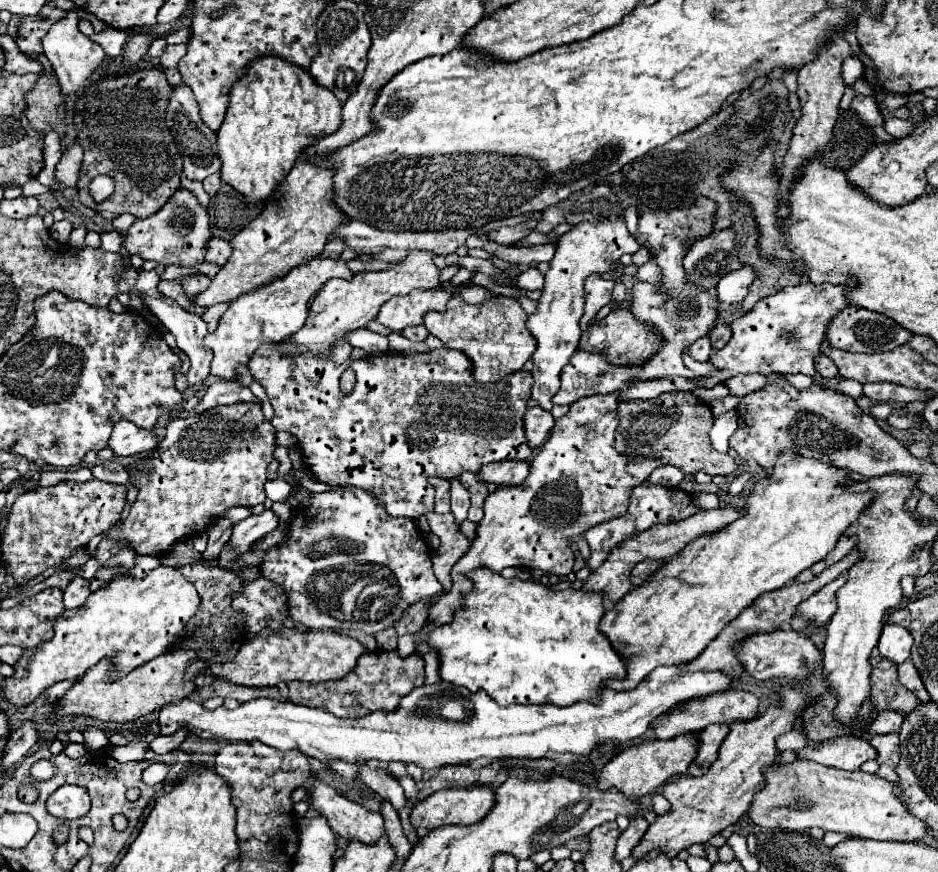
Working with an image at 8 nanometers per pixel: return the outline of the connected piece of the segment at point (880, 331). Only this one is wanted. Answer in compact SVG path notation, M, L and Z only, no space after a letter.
M846 306L844 310L836 314L836 318L832 318L832 324L828 324L826 328L826 340L830 342L832 348L840 348L848 352L864 352L864 354L894 350L906 344L910 336L912 334L906 328L902 328L900 324L896 324L892 318L860 308L860 306Z

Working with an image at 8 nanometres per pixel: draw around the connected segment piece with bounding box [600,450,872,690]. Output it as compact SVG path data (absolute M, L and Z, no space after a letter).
M782 450L772 474L754 482L752 492L746 496L744 514L738 522L724 526L716 534L704 534L696 542L688 542L684 550L664 562L648 582L632 588L620 602L616 602L602 618L600 630L608 636L612 646L628 658L626 680L608 680L606 686L614 690L632 690L656 666L670 666L694 660L712 642L718 632L746 610L756 598L766 592L778 590L792 582L802 570L826 558L836 546L844 530L854 524L860 514L872 504L872 490L850 492L850 470L840 470L816 458L804 458L792 450Z

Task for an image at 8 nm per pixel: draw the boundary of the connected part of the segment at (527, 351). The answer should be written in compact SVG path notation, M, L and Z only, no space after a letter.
M452 294L446 312L428 312L424 324L432 336L442 340L448 348L458 348L472 362L472 376L476 382L498 382L508 374L518 372L534 354L536 340L526 330L526 312L514 298L498 296L492 302L470 306L458 294Z

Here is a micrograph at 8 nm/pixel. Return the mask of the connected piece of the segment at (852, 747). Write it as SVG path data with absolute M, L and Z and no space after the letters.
M840 736L821 742L818 748L802 748L796 756L800 760L814 760L825 766L855 772L867 760L876 758L876 750L858 736Z

